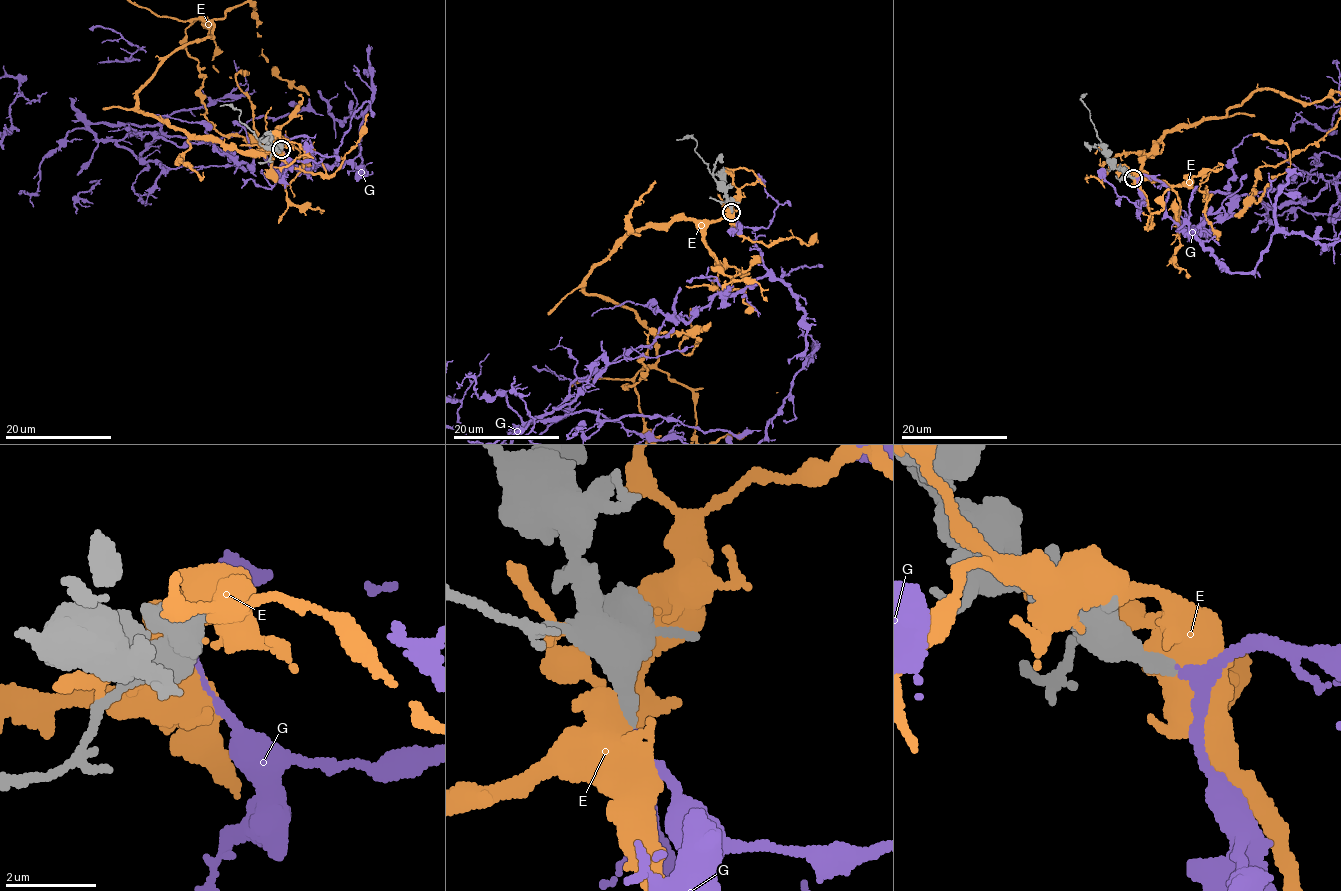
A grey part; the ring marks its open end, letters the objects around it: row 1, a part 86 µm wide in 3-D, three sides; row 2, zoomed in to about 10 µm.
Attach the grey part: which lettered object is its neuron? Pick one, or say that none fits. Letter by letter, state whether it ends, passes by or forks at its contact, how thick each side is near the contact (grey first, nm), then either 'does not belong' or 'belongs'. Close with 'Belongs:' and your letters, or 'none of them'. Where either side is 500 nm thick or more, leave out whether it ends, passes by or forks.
E: 460/650 nm | does not belong
G: it passes by | 360/170 nm | belongs
Belongs: G

